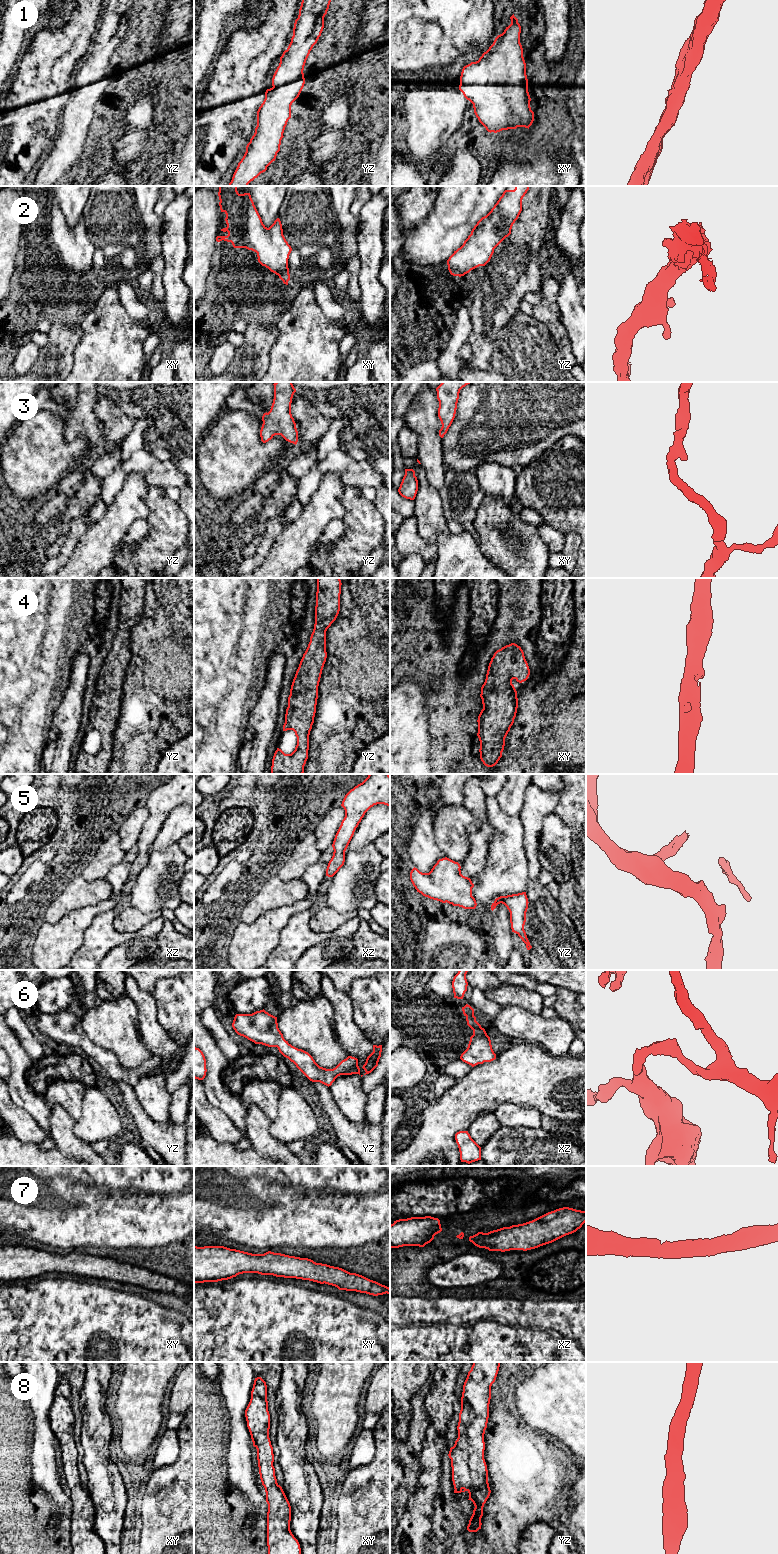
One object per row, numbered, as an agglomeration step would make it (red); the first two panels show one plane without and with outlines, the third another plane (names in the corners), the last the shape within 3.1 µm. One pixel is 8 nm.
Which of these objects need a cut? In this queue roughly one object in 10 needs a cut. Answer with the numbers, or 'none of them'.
none of them

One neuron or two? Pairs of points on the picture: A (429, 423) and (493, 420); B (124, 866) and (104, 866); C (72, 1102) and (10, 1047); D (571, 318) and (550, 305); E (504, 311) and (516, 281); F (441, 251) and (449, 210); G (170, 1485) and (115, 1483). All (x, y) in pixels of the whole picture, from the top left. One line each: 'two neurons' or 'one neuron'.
A: two neurons
B: two neurons
C: two neurons
D: two neurons
E: one neuron
F: one neuron
G: two neurons

